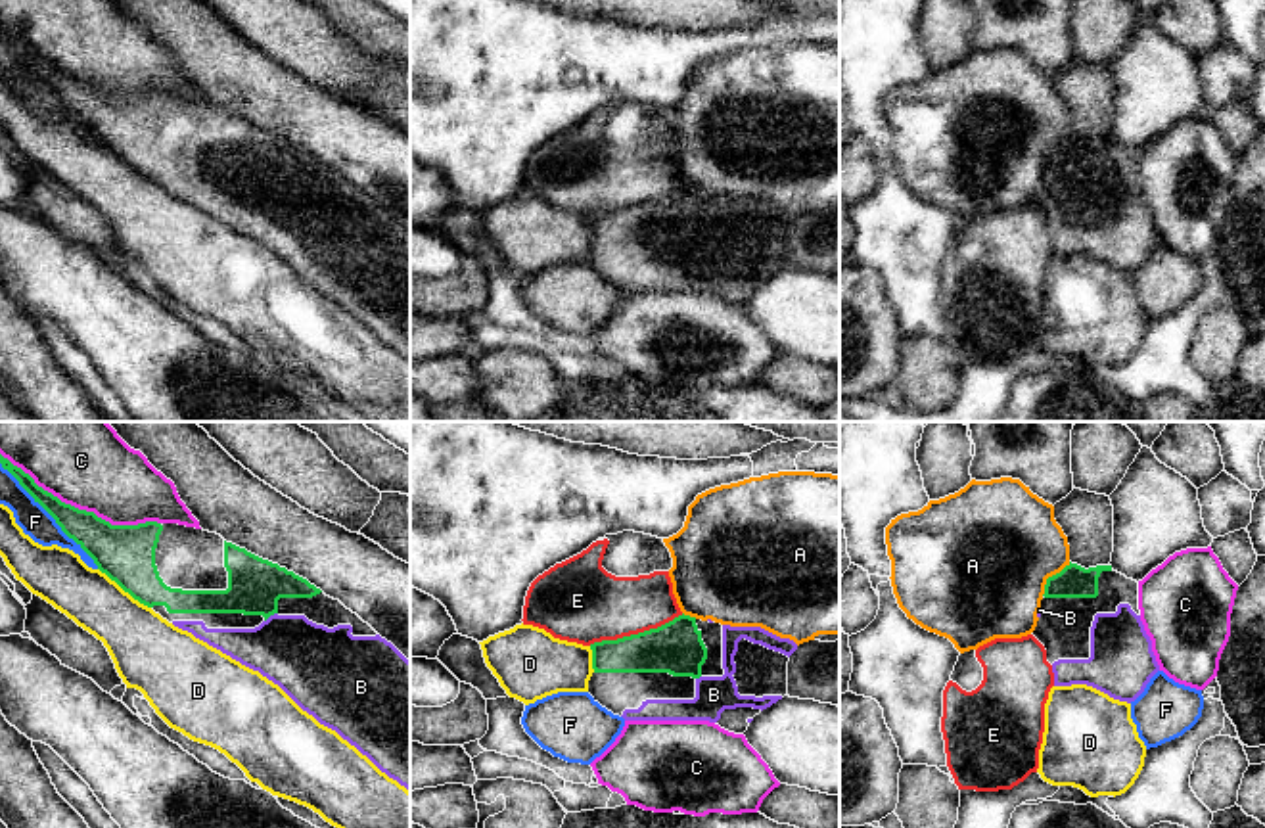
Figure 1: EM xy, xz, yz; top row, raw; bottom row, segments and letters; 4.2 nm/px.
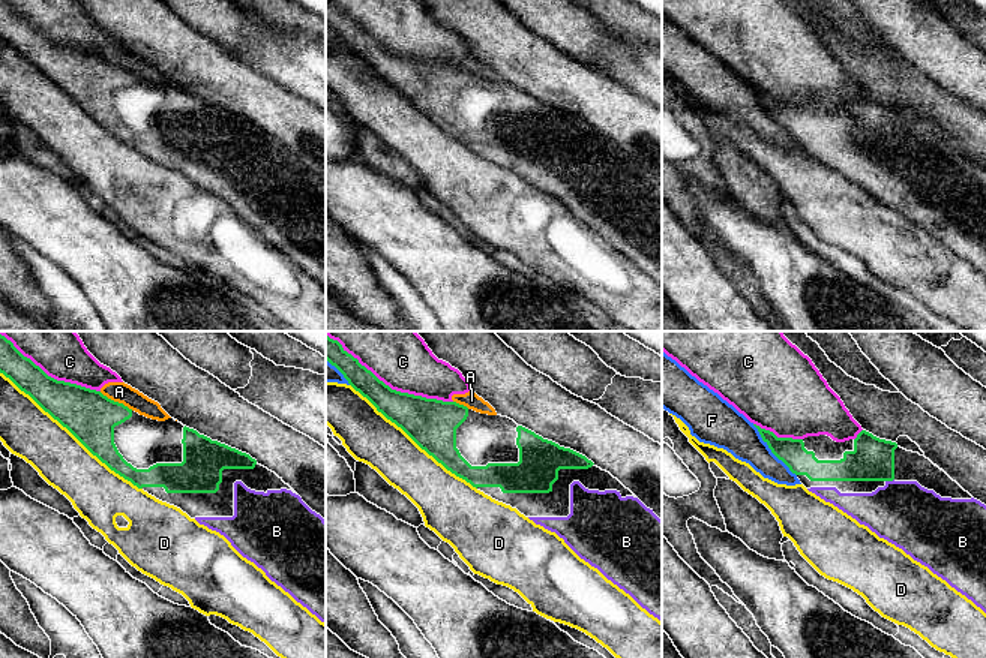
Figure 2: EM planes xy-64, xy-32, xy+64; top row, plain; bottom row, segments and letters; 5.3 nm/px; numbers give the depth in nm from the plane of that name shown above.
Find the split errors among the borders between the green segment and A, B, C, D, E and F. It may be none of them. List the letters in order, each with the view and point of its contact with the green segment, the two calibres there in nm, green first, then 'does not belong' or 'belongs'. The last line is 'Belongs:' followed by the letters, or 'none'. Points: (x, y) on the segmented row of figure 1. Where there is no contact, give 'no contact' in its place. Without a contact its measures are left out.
A: contact yz (1053, 575); calibres 140 and 480 nm; does not belong
B: contact xy (271, 614); calibres 240 and 320 nm; belongs
C: contact xy (81, 510); calibres 240 and 380 nm; does not belong
D: contact xy (125, 591); calibres 240 and 280 nm; does not belong
E: contact xz (635, 635); calibres 220 and 320 nm; does not belong
F: contact xy (50, 514); calibres 160 and 130 nm; does not belong
Belongs: B

